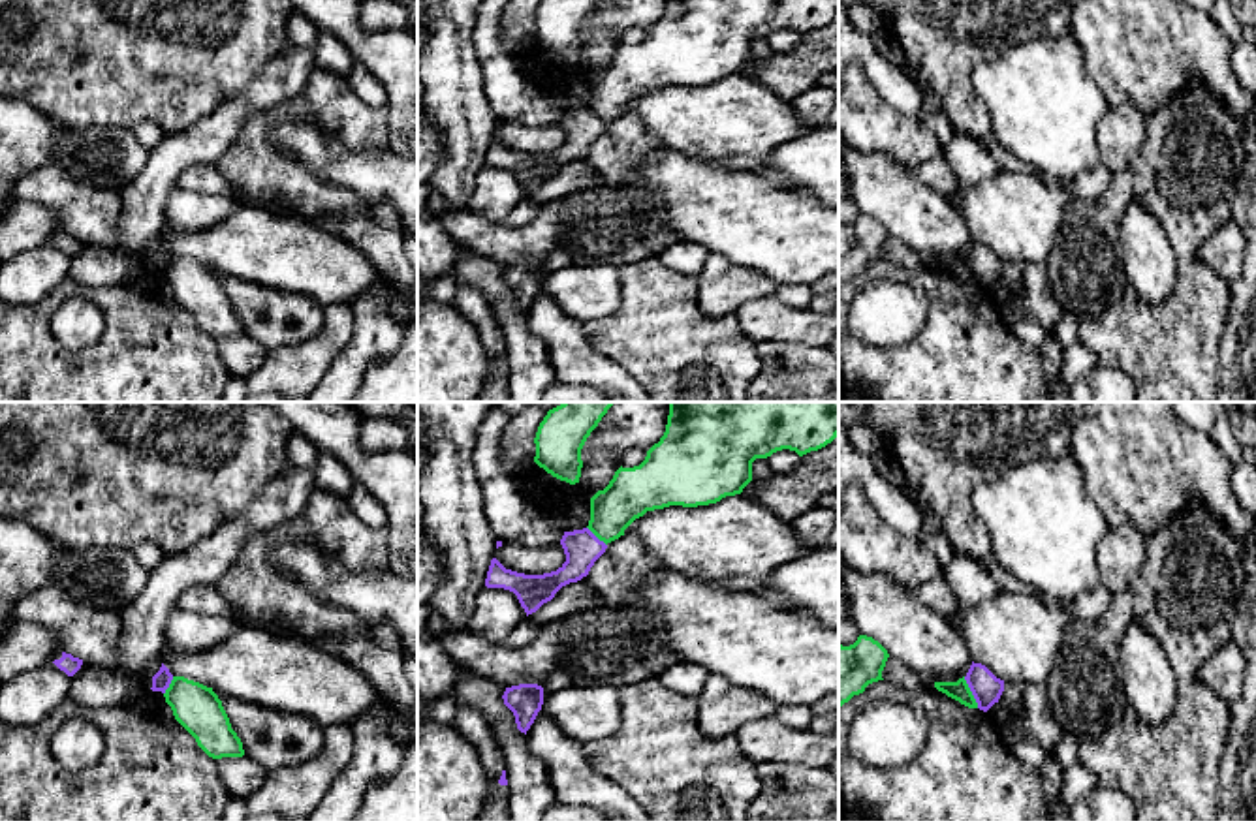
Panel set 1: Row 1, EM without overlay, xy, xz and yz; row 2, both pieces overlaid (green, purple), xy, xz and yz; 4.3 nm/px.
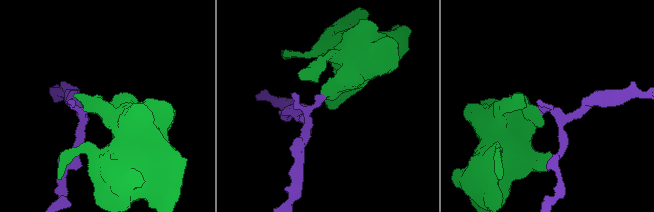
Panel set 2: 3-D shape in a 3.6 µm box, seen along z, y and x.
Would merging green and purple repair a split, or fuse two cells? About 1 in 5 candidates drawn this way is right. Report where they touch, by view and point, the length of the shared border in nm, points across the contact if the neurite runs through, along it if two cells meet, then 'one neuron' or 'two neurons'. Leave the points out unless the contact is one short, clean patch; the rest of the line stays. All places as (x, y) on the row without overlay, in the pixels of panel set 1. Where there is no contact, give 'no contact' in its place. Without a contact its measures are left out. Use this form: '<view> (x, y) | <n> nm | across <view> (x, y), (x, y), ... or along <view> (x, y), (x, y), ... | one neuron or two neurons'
yz (971, 271) | 150 nm | along yz (963, 256), (978, 286) | two neurons

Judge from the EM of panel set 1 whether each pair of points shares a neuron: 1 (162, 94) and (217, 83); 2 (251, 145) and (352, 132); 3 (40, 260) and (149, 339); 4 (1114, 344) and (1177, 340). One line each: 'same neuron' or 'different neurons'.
1: same neuron
2: same neuron
3: different neurons
4: same neuron

